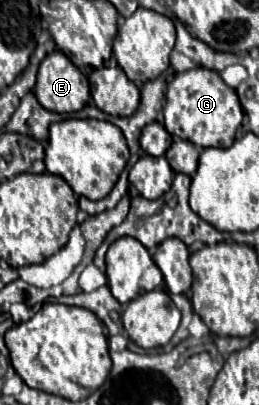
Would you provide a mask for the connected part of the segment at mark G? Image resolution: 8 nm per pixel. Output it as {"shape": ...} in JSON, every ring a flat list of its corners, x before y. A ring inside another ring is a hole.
{"shape":[[192,68,188,72,176,74,168,84,166,106,164,106,164,126,170,134,188,140,200,148,226,148,232,146,236,138,236,128,242,124,242,106,232,88,228,88,218,72,208,68]]}

